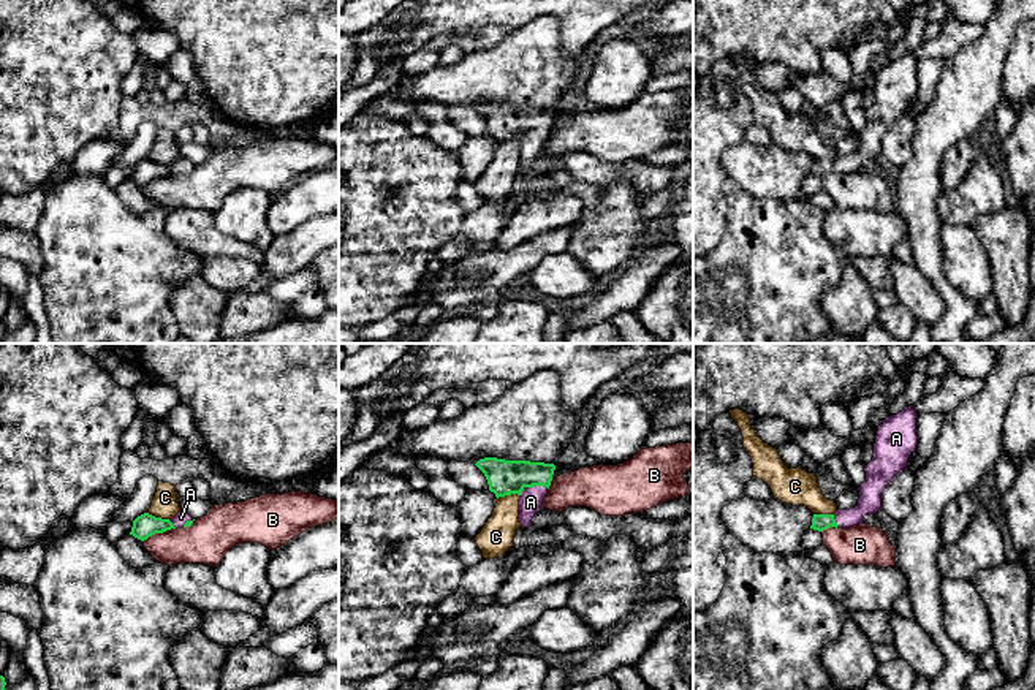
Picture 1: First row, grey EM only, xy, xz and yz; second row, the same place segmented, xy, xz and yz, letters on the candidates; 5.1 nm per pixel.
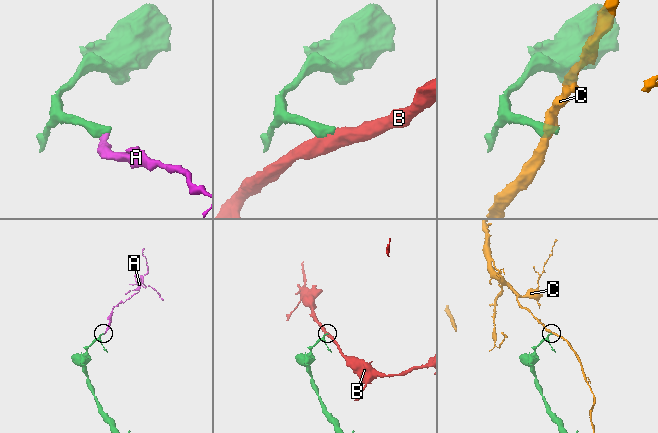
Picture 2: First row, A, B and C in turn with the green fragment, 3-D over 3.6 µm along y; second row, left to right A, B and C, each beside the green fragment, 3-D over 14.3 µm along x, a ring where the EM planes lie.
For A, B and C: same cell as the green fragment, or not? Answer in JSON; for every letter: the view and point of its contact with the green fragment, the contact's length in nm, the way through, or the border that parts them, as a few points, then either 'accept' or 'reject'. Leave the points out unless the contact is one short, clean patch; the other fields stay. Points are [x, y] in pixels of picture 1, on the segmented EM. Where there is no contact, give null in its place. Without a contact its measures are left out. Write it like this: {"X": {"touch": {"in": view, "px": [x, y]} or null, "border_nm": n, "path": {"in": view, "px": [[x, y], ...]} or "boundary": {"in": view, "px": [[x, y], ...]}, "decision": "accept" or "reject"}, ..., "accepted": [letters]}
{"A": {"touch": {"in": "xz", "px": [532, 486]}, "border_nm": 150, "path": {"in": "xz", "px": [[504, 477], [523, 477], [532, 486], [530, 502]]}, "decision": "accept"}, "B": {"touch": {"in": "xy", "px": [159, 532]}, "border_nm": 180, "boundary": {"in": "xy", "px": [[174, 527], [155, 532], [143, 542]]}, "decision": "reject"}, "C": {"touch": {"in": "xz", "px": [508, 494]}, "border_nm": 120, "boundary": {"in": "xz", "px": [[519, 494], [505, 494], [497, 499]]}, "decision": "reject"}, "accepted": ["A"]}

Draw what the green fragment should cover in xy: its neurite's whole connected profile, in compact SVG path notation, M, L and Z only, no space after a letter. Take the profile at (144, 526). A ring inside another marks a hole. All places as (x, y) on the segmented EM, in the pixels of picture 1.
M182 510L171 519L161 519L144 513L133 521L130 535L144 541L155 533L163 533L171 529L190 527L193 521L195 519Z

